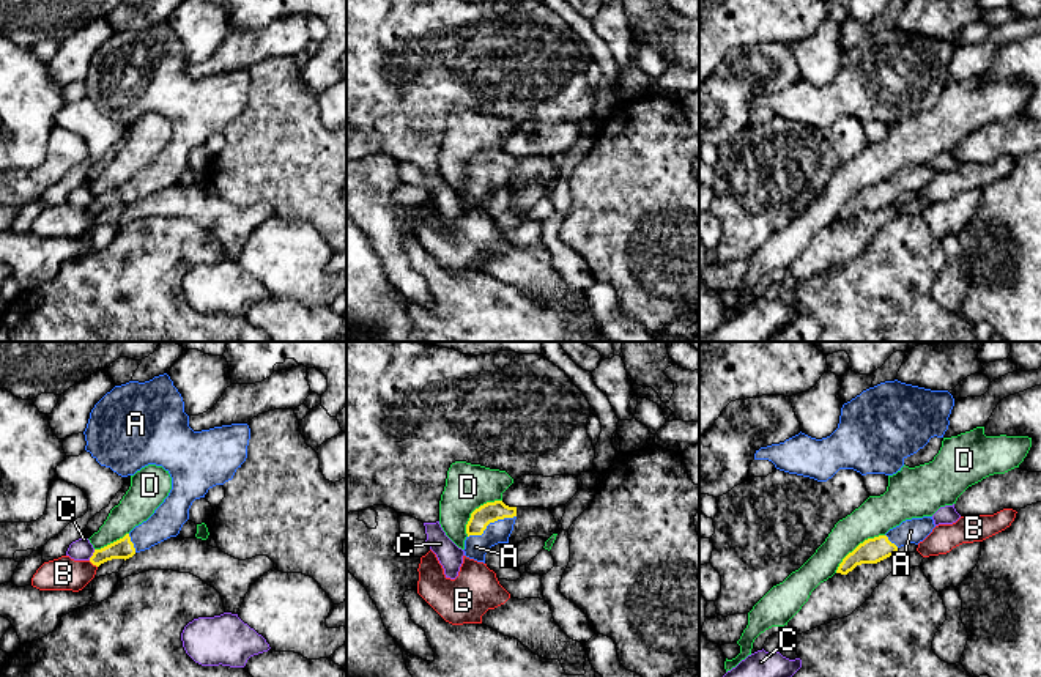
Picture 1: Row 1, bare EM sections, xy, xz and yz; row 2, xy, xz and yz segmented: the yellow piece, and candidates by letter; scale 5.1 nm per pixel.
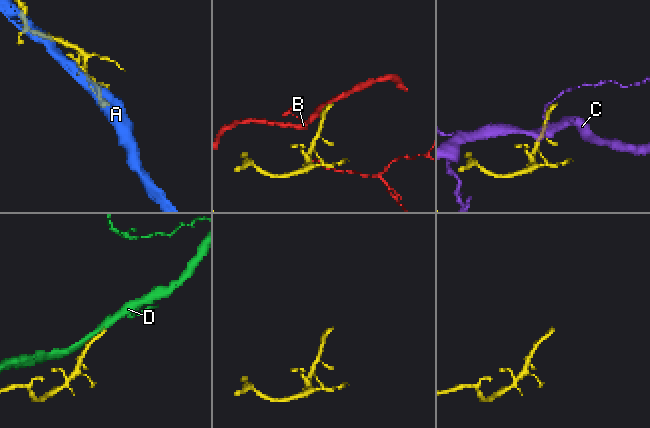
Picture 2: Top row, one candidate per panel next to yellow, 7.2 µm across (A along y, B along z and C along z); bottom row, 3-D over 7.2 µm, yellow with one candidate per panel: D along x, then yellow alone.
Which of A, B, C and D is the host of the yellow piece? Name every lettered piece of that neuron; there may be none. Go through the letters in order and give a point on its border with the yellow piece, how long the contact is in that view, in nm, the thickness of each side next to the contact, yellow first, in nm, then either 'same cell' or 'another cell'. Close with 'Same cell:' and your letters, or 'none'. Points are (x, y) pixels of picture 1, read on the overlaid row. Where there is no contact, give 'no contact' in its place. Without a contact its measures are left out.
A: xz (490, 521) | 280 nm | 110/120 nm | same cell
B: xy (93, 564) | 60 nm | 110/170 nm | another cell
C: xy (93, 554) | 70 nm | 110/110 nm | another cell
D: yz (859, 545) | 320 nm | 130/190 nm | another cell
Same cell: A

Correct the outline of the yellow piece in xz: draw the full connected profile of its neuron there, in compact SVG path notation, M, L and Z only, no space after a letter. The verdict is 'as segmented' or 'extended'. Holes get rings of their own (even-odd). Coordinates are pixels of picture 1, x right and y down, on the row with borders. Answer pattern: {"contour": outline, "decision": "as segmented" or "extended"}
{"contour": "M502 501L476 509L466 524L465 556L485 564L485 554L491 546L509 543L515 520L517 507L509 507Z", "decision": "extended"}

